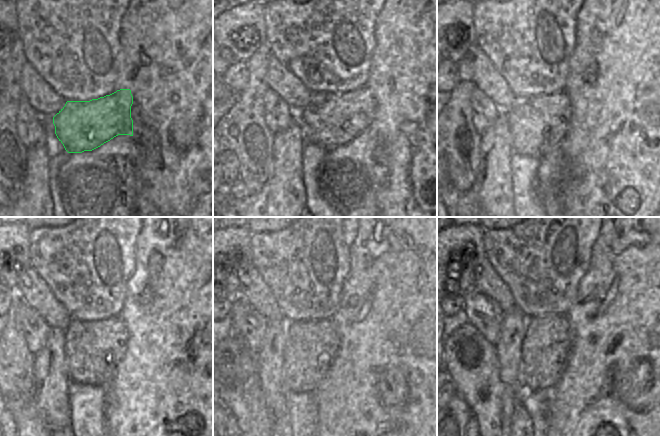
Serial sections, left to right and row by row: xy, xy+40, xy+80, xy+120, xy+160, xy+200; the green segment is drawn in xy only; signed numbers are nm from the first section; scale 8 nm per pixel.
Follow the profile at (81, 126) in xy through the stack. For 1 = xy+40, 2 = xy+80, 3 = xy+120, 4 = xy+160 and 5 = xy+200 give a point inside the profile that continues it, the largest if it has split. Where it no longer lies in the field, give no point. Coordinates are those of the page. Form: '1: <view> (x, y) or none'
1: xy+40 (310, 126)
2: xy+80 (542, 126)
3: xy+120 (93, 349)
4: xy+160 (311, 347)
5: xy+200 (524, 341)

